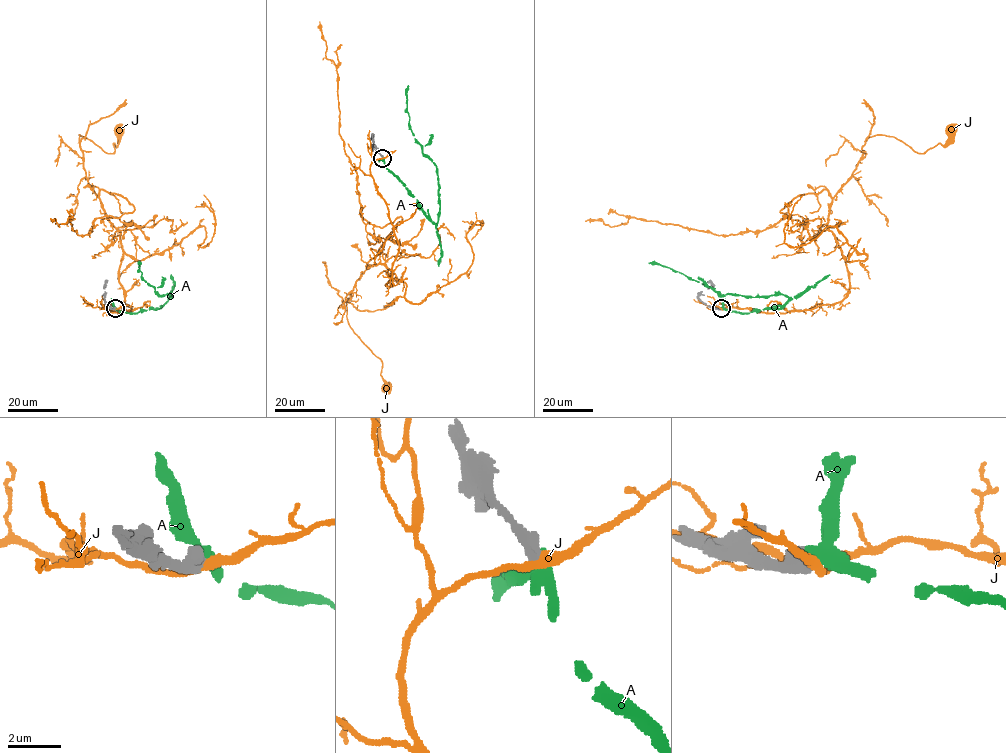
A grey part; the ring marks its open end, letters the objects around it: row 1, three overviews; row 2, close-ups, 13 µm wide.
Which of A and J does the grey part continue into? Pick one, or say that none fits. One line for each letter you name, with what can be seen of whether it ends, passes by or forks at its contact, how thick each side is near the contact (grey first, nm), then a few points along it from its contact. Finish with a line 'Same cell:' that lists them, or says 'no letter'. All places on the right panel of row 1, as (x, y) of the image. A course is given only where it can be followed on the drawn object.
A: it passes by | 600/440 nm | via (721, 308), (739, 312), (780, 309), (788, 298), (782, 294), (720, 295), (668, 267), (649, 263)
Same cell: A

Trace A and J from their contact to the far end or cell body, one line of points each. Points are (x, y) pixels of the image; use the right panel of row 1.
A: (721, 308), (739, 312), (780, 309), (788, 298), (782, 294), (720, 295), (668, 267), (649, 263)
J: (721, 309), (781, 313), (839, 302), (849, 273), (827, 216), (866, 141), (892, 136), (923, 153), (951, 130)

